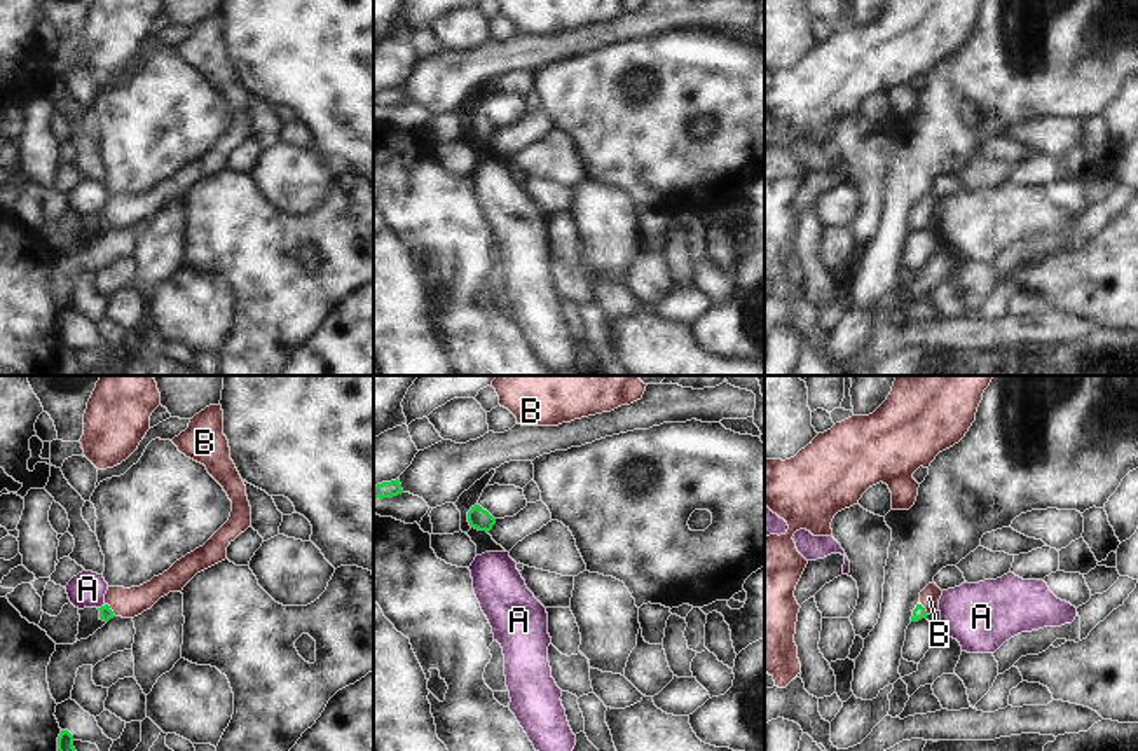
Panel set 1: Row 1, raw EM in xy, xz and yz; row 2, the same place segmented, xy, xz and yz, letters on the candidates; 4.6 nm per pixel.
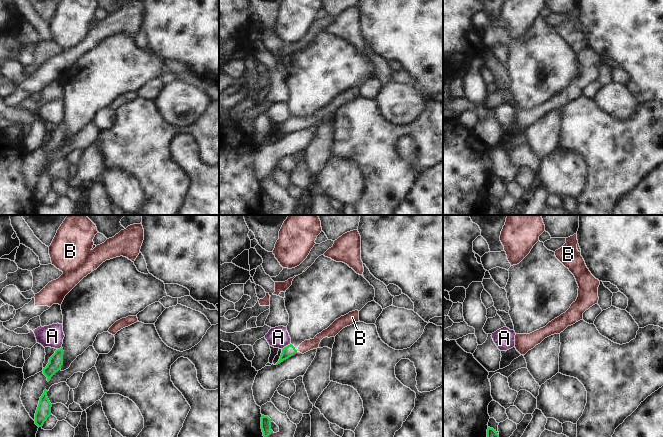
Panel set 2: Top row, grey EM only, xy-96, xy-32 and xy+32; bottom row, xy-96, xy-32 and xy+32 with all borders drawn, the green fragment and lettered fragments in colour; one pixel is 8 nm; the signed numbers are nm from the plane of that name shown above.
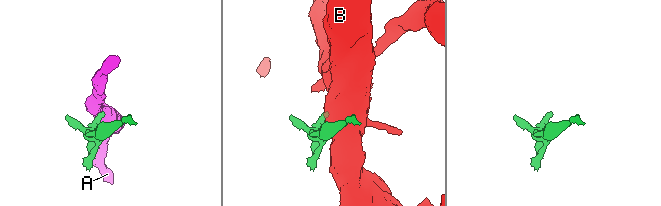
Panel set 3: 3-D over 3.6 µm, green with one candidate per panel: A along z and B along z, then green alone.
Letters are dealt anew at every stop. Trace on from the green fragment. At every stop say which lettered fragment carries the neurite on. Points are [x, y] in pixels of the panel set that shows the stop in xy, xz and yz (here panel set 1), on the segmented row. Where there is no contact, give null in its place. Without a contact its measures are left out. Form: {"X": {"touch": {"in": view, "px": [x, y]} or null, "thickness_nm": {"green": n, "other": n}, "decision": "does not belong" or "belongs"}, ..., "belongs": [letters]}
{"A": {"touch": {"in": "xy", "px": [102, 606]}, "thickness_nm": {"green": 60, "other": 170}, "decision": "does not belong"}, "B": {"touch": {"in": "xy", "px": [110, 610]}, "thickness_nm": {"green": 60, "other": 140}, "decision": "belongs"}, "belongs": ["B"]}

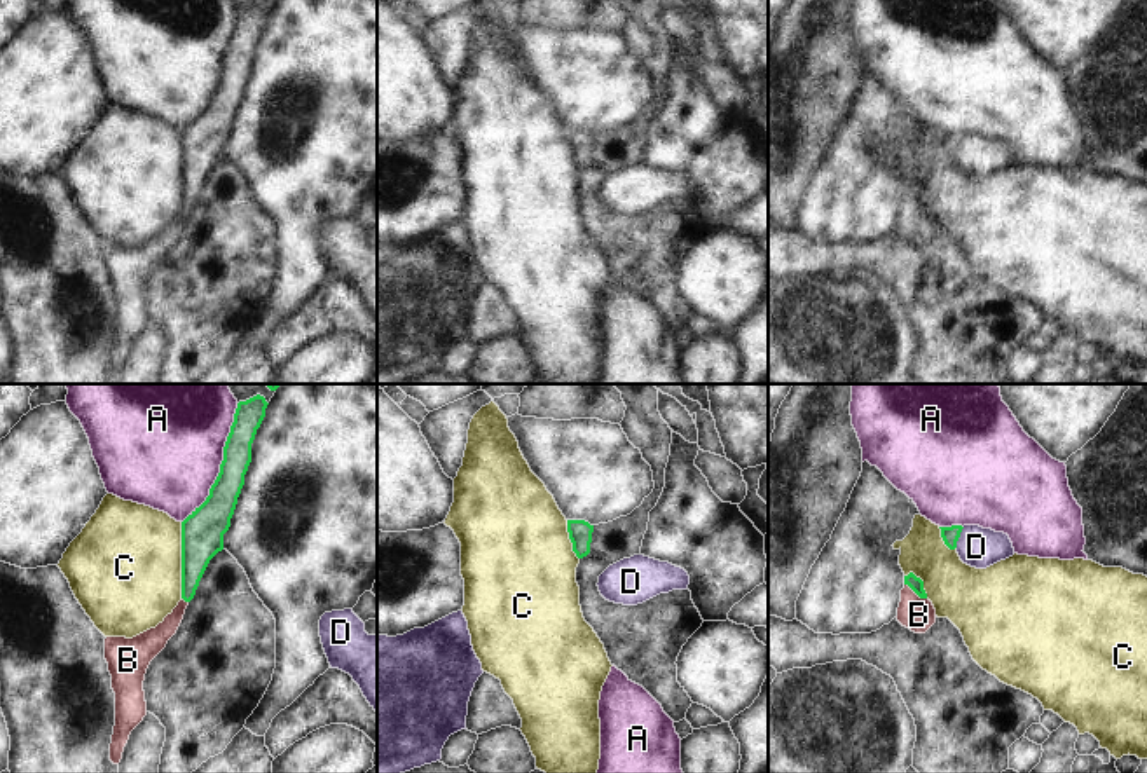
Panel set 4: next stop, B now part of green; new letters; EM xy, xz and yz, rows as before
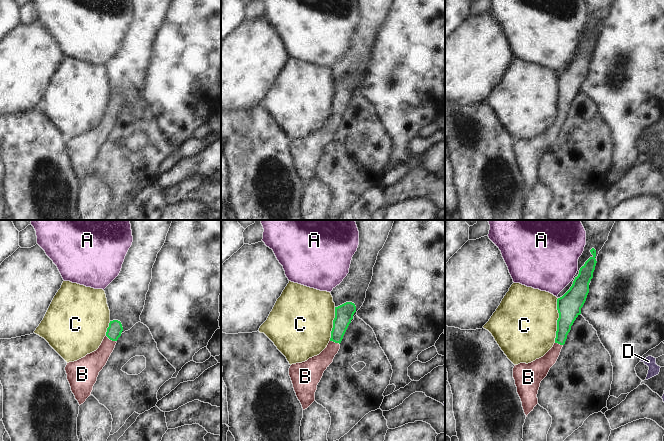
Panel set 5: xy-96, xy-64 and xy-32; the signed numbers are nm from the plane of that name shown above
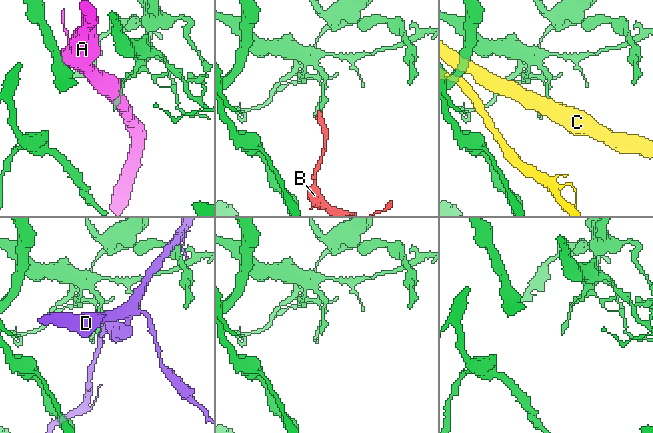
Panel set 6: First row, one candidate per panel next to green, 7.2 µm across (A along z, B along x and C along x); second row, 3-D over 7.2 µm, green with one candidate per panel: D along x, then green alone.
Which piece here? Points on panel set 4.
{"A": {"touch": {"in": "xy", "px": [222, 463]}, "thickness_nm": {"green": 160, "other": 480}, "decision": "does not belong"}, "B": {"touch": {"in": "yz", "px": [915, 592]}, "thickness_nm": {"green": 70, "other": 160}, "decision": "belongs"}, "C": {"touch": {"in": "xy", "px": [182, 560]}, "thickness_nm": {"green": 190, "other": 500}, "decision": "does not belong"}, "D": {"touch": {"in": "yz", "px": [959, 536]}, "thickness_nm": {"green": 80, "other": 190}, "decision": "does not belong"}, "belongs": ["B"]}

